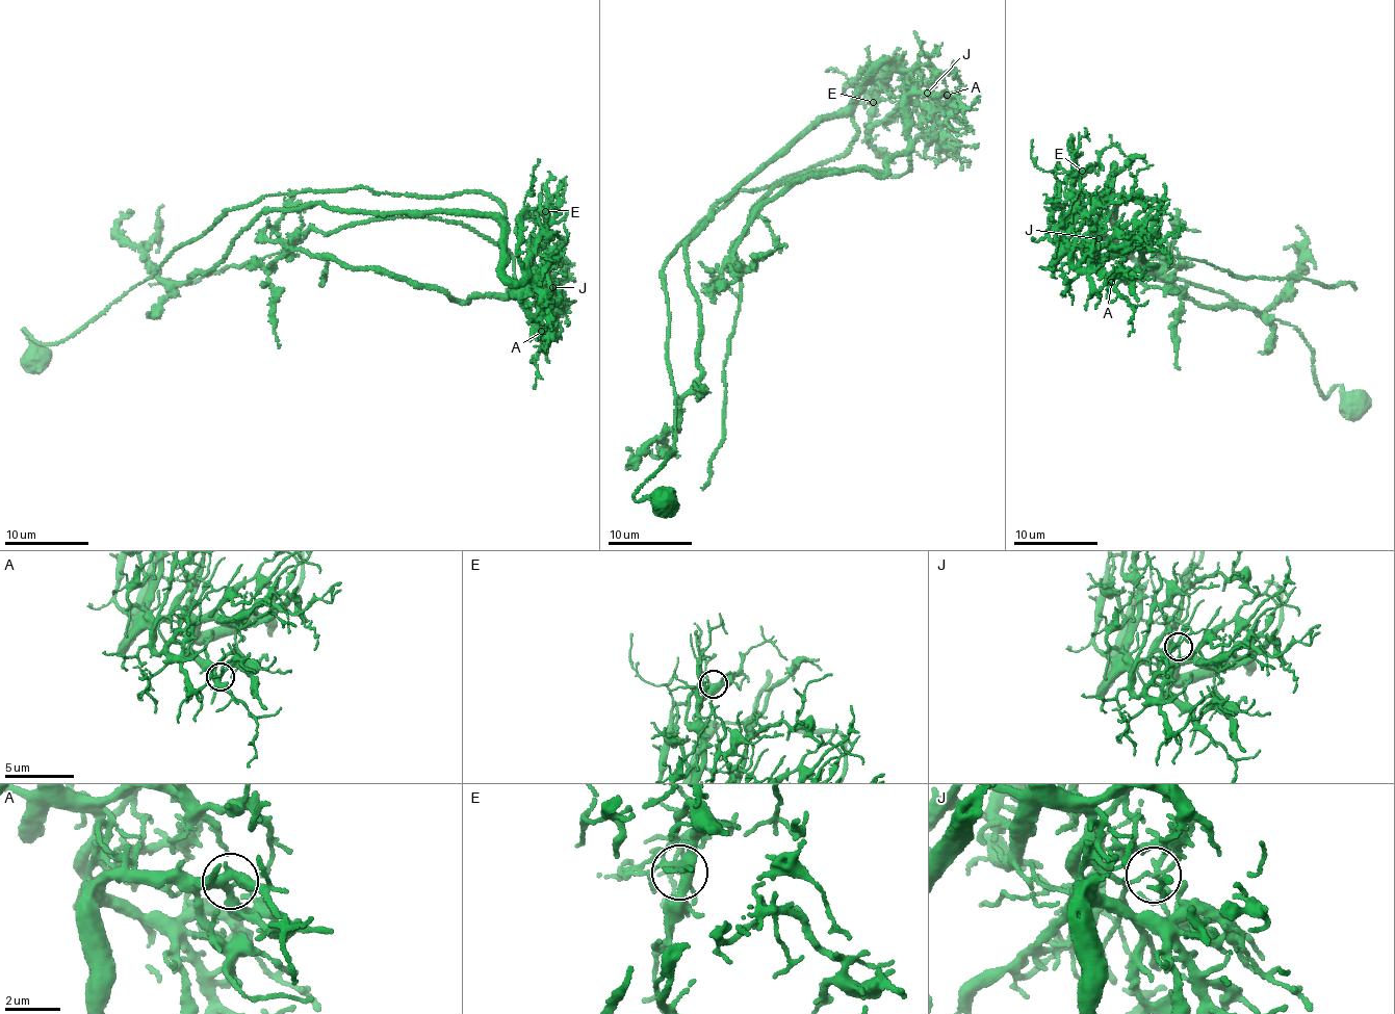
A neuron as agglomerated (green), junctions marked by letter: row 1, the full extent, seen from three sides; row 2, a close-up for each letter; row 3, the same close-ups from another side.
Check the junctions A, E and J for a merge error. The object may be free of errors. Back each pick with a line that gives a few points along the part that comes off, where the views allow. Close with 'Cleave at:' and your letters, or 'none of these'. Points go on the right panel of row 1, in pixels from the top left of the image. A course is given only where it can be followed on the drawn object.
J: Course of the part to remove: (1099, 239), (1100, 255), (1140, 249), (1155, 266), (1119, 278), (1127, 284), (1171, 255), (1249, 279), (1353, 289)
Cleave at: J

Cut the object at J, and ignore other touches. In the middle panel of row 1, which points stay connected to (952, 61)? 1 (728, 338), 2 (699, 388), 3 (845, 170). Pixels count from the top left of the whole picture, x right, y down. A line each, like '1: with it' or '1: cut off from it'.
1: with it
2: cut off from it
3: with it

